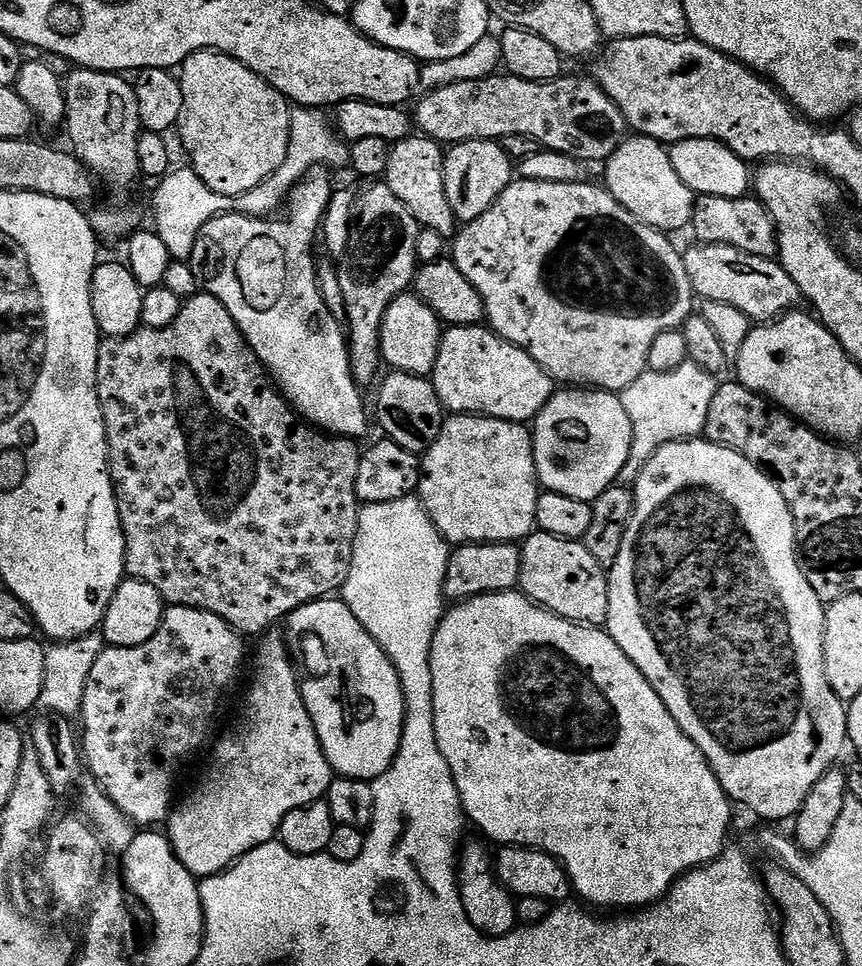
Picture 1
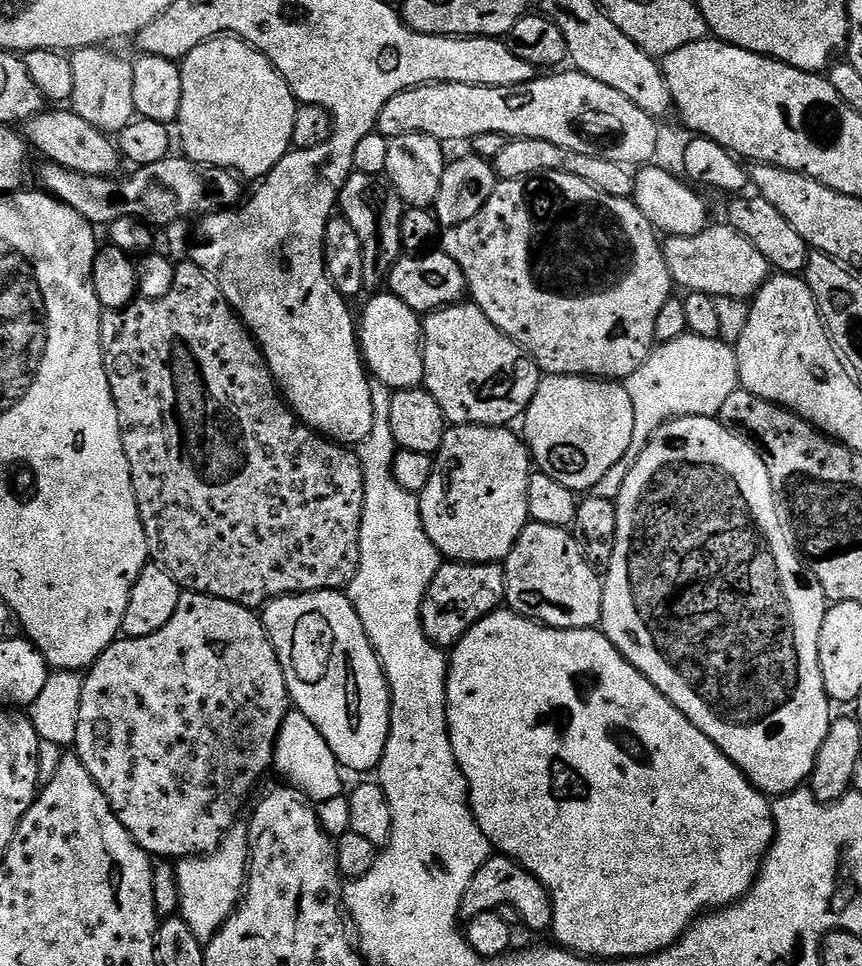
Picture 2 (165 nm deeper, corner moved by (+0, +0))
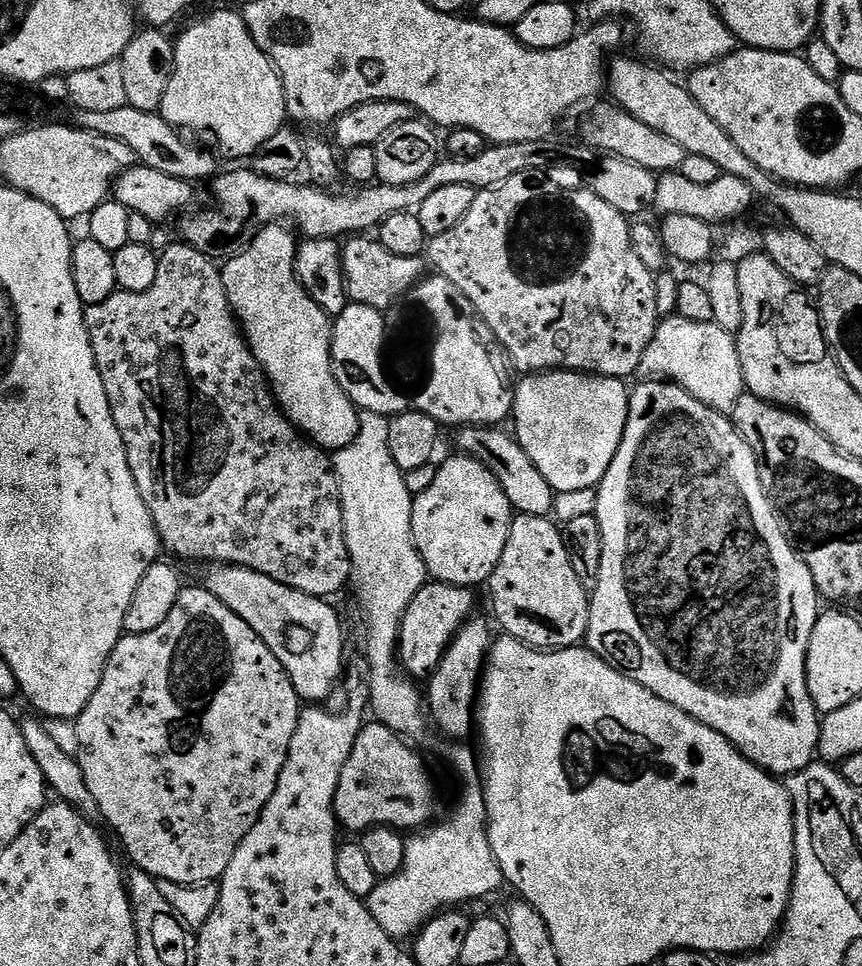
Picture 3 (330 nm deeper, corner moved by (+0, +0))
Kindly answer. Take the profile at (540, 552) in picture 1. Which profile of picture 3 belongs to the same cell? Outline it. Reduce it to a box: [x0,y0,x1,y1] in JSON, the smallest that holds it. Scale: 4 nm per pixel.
[486,515,590,650]

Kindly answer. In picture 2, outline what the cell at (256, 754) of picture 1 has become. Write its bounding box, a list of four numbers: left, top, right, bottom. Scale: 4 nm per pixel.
[274,710,345,802]

